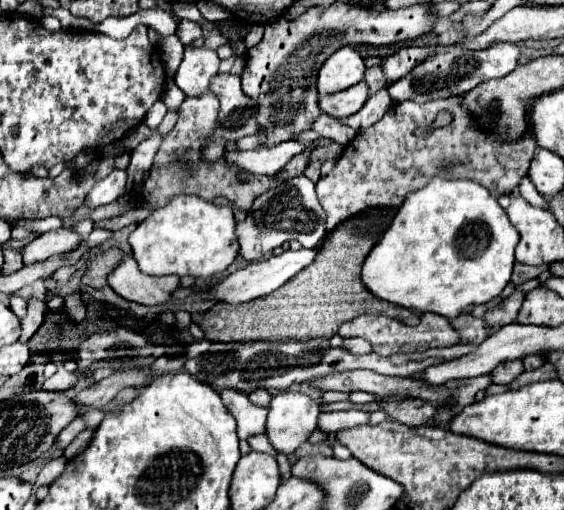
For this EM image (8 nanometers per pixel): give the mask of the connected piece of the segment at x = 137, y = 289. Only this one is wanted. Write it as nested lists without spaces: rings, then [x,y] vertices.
[[[126,254],[124,260],[108,274],[108,286],[126,300],[154,306],[170,300],[170,294],[180,286],[180,278],[142,274],[134,256]]]

